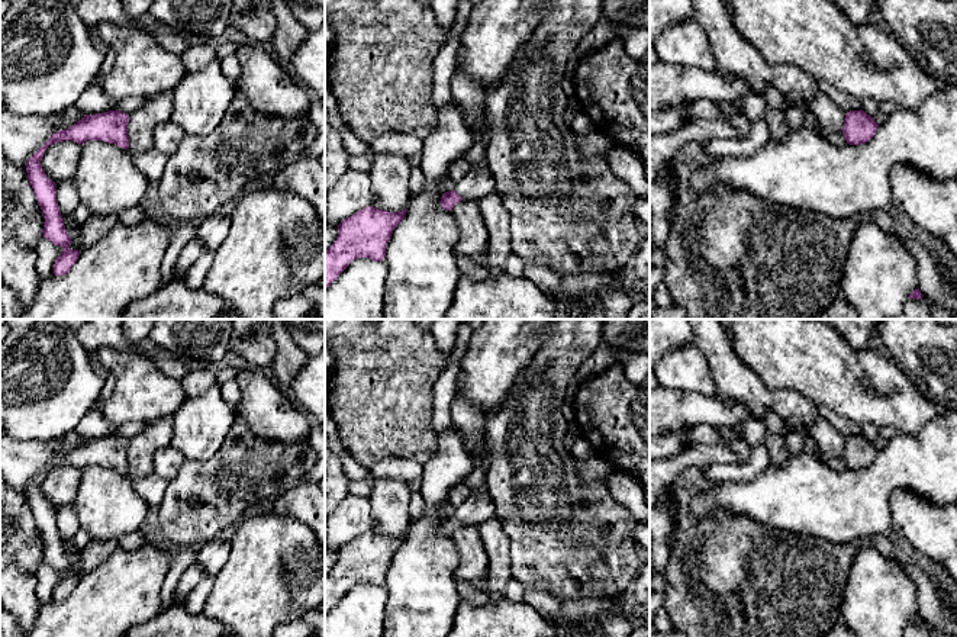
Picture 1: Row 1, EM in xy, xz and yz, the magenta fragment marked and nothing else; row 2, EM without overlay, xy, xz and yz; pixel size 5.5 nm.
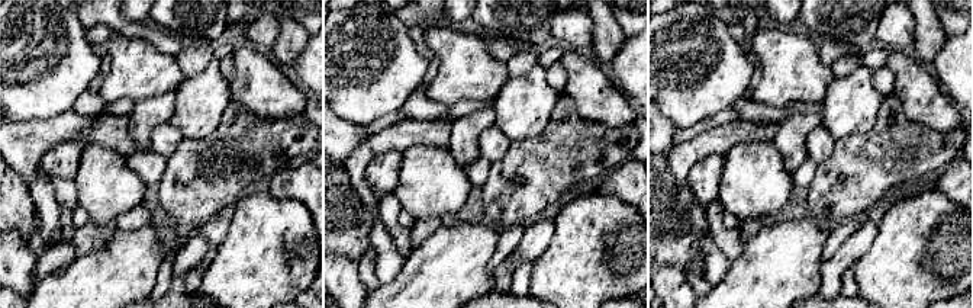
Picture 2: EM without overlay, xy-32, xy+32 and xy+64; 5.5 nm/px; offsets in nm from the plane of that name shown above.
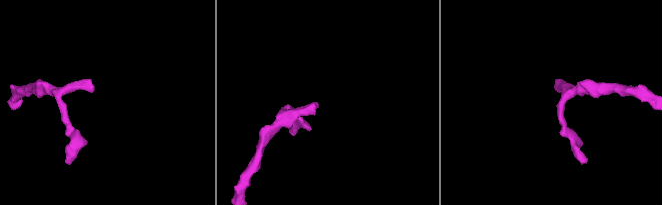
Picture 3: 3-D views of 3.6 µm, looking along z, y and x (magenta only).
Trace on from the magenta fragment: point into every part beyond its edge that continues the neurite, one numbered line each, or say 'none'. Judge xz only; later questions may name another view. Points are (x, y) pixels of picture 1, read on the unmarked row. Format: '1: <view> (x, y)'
1: xz (479, 507)

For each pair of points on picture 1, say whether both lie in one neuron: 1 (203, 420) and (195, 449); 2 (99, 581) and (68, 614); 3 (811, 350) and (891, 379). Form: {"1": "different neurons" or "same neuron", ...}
{"1": "same neuron", "2": "same neuron", "3": "same neuron"}

